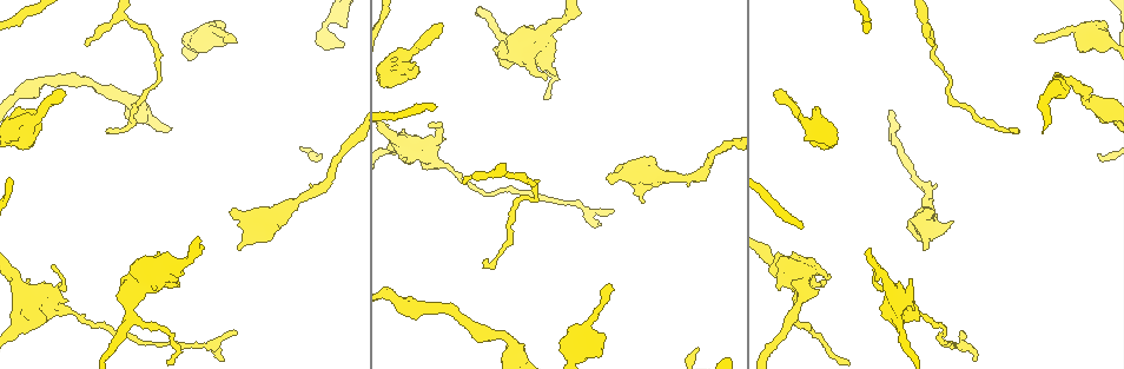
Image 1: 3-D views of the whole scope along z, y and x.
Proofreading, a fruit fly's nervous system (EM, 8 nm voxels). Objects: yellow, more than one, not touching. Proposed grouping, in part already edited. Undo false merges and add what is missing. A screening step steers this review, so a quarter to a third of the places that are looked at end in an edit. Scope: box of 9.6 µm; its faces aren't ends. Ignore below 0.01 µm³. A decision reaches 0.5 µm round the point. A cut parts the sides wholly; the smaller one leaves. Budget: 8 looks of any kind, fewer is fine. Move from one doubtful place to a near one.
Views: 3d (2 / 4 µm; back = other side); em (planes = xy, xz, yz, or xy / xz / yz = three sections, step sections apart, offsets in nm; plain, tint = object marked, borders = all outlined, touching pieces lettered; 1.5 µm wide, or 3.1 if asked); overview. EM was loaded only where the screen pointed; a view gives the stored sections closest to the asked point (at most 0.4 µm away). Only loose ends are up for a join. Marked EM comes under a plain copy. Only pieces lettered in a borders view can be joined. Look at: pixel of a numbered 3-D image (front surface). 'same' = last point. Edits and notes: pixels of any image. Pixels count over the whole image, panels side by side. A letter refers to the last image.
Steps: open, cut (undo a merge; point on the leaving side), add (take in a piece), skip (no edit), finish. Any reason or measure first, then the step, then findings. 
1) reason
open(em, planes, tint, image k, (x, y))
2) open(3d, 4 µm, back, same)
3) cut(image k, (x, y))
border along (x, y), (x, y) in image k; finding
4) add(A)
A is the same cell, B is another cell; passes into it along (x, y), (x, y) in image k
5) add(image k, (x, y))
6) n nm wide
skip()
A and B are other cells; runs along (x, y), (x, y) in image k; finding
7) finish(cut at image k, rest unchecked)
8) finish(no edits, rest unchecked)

thick end
open(3d, 2 µm, image 1, (222, 21))

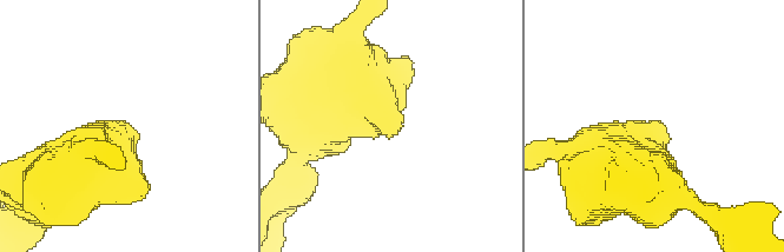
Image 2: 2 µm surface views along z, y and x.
now the EM
open(em, planes, tint, image 2, (125, 121))

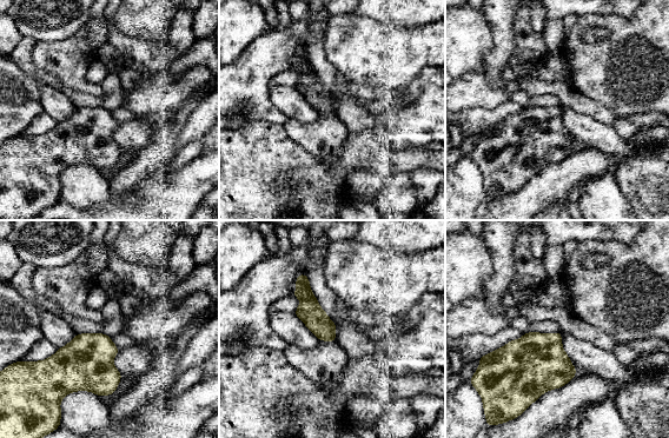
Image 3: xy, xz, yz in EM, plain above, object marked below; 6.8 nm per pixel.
see the neighbours
open(em, planes, borders, same)

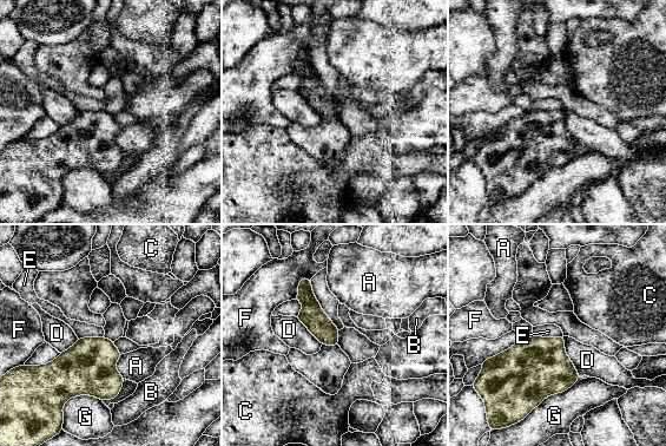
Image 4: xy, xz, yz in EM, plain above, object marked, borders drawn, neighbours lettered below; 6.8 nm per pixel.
skip()
A, B, C, D, E, F and G are other cells; border along (533, 335), (562, 336) in image 4; no lettered piece goes on from it

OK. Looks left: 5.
free end
open(em, planes, borders, image 1, (236, 40))

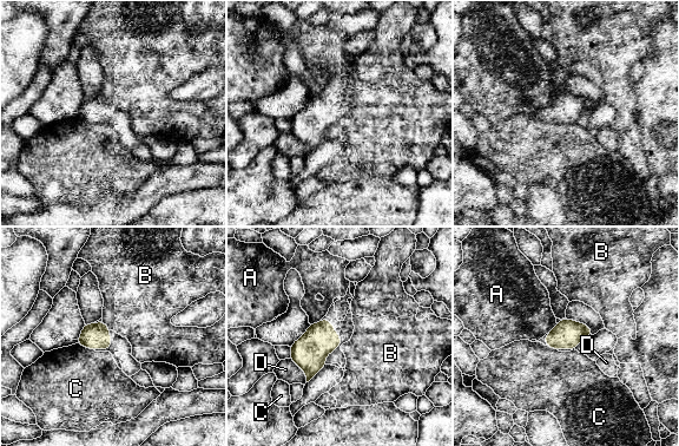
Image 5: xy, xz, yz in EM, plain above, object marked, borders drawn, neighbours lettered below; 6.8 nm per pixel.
D touches over 200 nm
skip()
A, B, C and D are other cells; border along (103, 321), (110, 329) in image 5; no lettered piece goes on from it

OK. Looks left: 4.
open(em, planes, borders, image 1, (1011, 127))

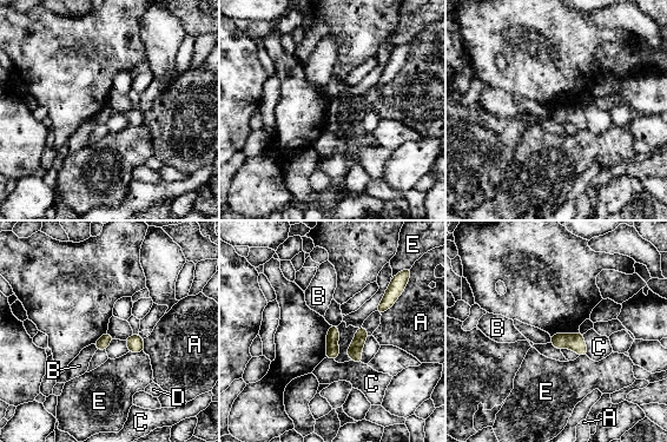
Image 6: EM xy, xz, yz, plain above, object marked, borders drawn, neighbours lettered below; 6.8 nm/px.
skip()
A, B, C, D and E are other cells; border along (93, 344), (97, 349) in image 6; no lettered piece goes on from it

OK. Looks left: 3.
finish(no edits, rest unchecked)

